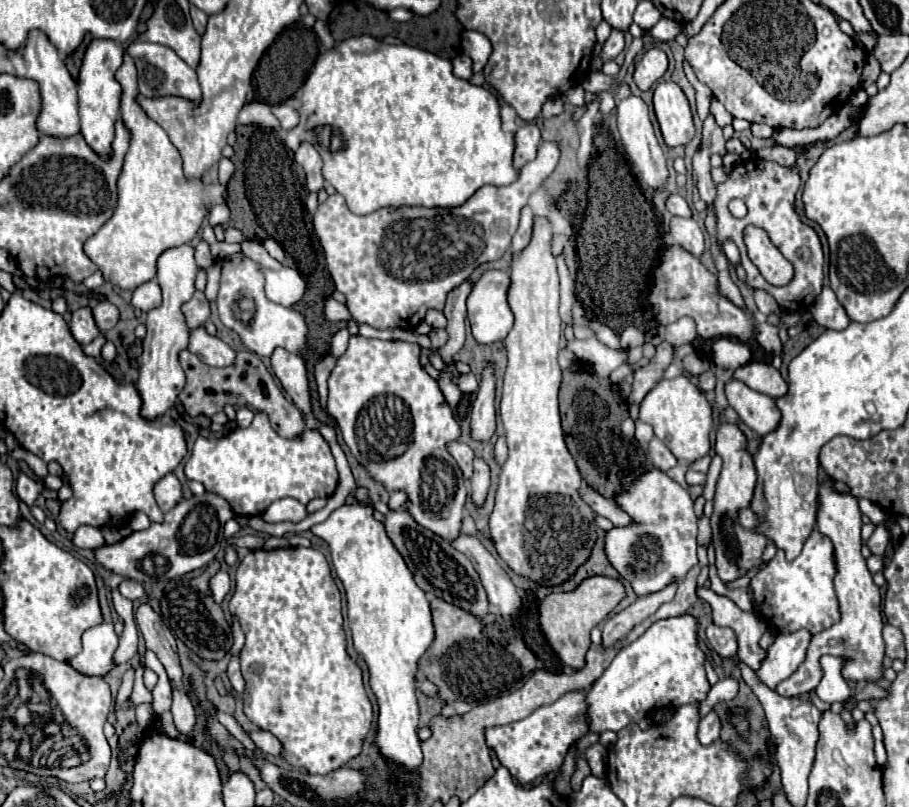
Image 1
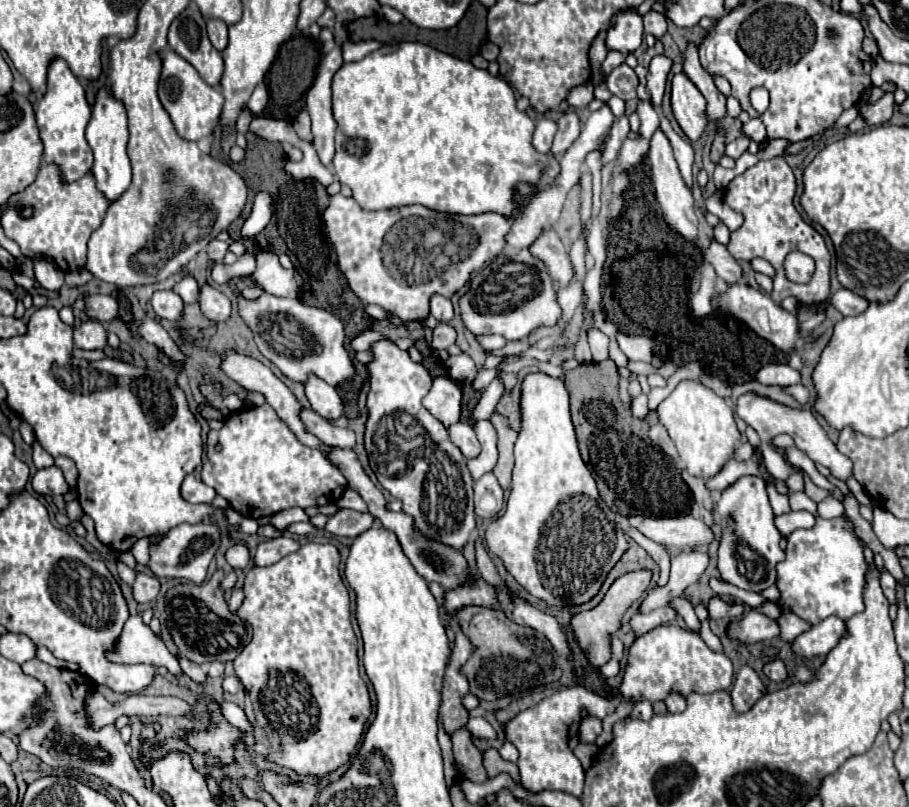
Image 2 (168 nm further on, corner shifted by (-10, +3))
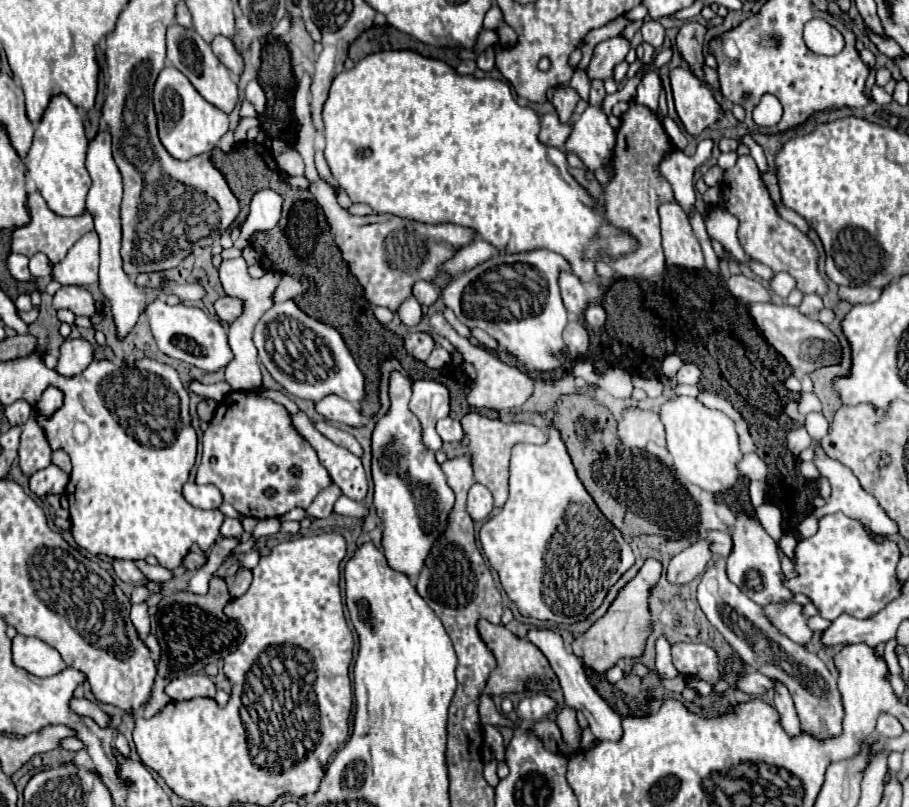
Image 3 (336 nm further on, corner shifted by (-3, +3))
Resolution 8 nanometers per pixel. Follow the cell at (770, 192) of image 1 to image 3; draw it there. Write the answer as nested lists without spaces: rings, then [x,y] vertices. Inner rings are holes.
[[[738,156],[738,162],[724,172],[724,180],[720,188],[722,188],[726,210],[734,214],[740,222],[738,240],[746,250],[746,254],[770,266],[774,272],[788,272],[796,280],[796,288],[802,294],[824,296],[828,292],[828,284],[818,272],[818,250],[814,242],[776,212],[768,188],[760,178],[760,172],[752,156]]]

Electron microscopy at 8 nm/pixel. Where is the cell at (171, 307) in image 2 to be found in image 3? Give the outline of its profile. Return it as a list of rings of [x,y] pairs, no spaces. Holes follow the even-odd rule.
[[[156,298],[154,302],[148,304],[146,316],[150,320],[150,328],[156,338],[156,344],[164,354],[194,364],[206,372],[216,372],[218,368],[226,366],[232,360],[232,350],[228,346],[226,330],[218,320],[206,316],[200,308],[184,306],[184,304],[170,306],[162,298]]]

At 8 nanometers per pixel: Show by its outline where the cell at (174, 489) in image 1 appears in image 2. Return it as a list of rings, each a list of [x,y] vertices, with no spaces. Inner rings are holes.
[[[189,474],[189,476],[183,480],[181,494],[183,494],[183,498],[185,498],[187,502],[193,502],[193,504],[197,504],[197,502],[211,504],[213,498],[217,496],[217,492],[215,492],[211,486],[203,484],[203,482],[201,482],[199,478],[195,478],[193,474]]]

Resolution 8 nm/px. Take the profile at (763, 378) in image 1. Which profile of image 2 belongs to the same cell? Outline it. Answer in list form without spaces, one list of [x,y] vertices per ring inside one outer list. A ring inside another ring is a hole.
[[[797,384],[797,386],[789,386],[789,388],[785,388],[799,404],[809,404],[811,402],[811,394],[809,394],[809,390],[803,386],[803,384]]]

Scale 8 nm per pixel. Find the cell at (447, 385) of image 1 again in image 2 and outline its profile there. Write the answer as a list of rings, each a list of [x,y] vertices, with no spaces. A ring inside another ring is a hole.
[[[435,378],[423,406],[445,426],[459,422],[461,416],[461,390],[451,378]]]

